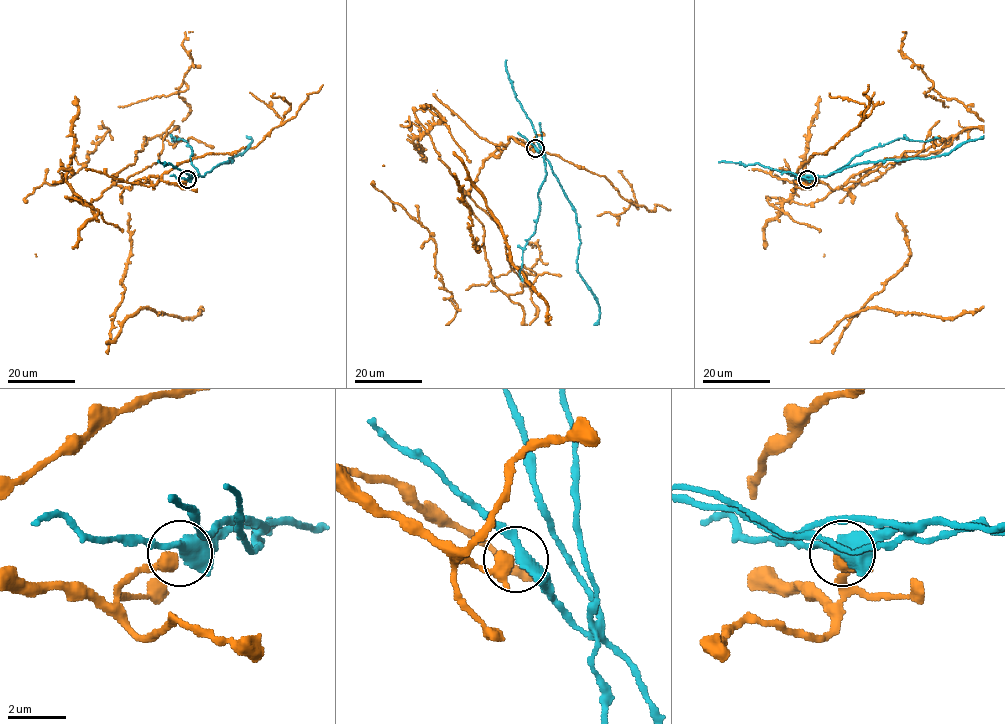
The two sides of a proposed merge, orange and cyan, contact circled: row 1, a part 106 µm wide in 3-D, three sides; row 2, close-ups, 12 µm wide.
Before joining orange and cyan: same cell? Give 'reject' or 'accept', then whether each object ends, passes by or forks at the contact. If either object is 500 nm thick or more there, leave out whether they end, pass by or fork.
reject

